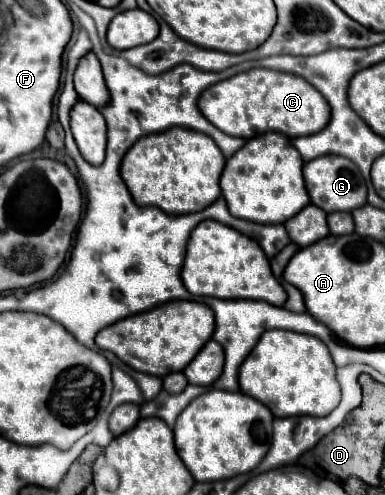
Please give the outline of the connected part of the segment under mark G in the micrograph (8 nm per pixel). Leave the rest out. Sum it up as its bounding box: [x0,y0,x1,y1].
[304,156,366,212]

